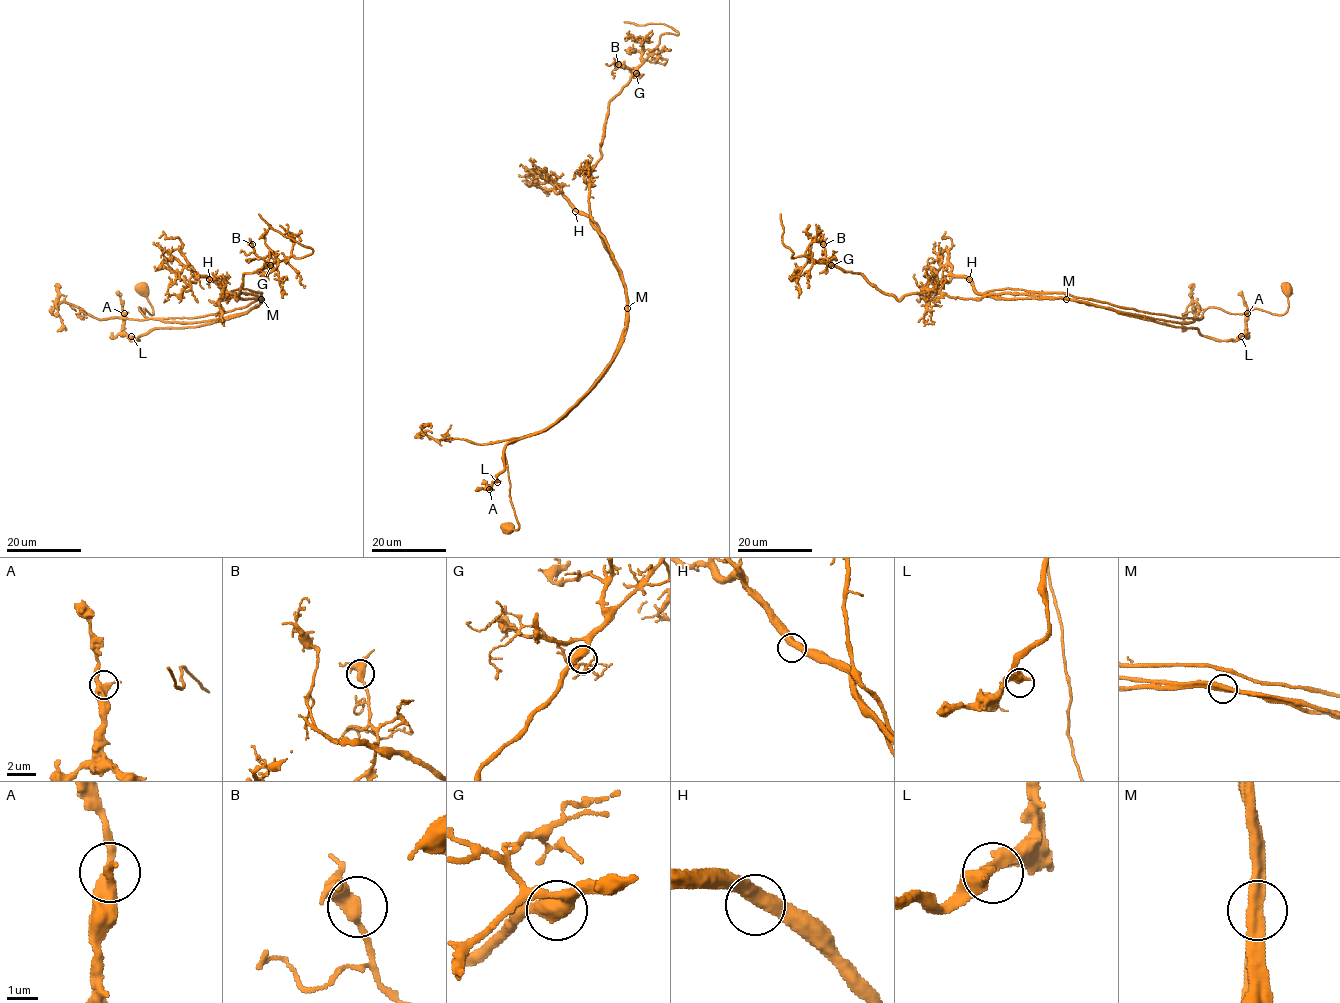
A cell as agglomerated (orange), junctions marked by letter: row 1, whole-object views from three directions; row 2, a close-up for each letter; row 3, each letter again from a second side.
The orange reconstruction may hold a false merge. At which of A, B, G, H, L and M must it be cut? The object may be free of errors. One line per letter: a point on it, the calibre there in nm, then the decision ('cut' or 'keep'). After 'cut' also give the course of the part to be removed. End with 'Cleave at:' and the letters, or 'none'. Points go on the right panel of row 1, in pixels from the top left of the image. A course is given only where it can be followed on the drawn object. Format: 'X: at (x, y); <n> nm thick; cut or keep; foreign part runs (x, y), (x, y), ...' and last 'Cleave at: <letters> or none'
A: at (1247, 313); 460 nm thick; keep
B: at (823, 244); 440 nm thick; keep
G: at (831, 265); 480 nm thick; keep
H: at (969, 279); 440 nm thick; keep
L: at (1241, 336); 480 nm thick; keep
M: at (1066, 299); 400 nm thick; cut; foreign part runs (1066, 299), (1005, 293), (974, 299), (928, 290), (897, 300), (860, 274), (792, 258), (782, 243), (781, 213)
Cleave at: M

